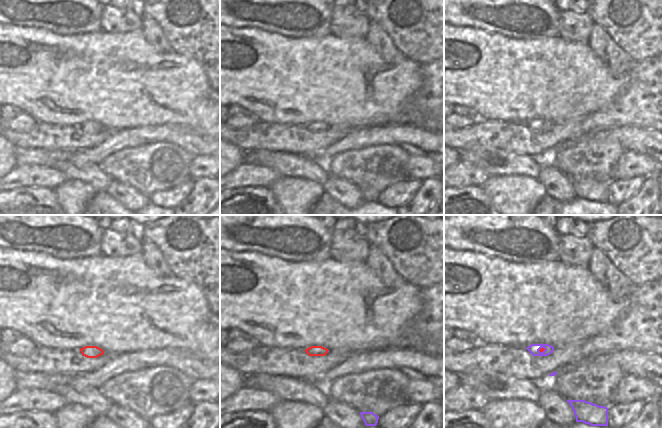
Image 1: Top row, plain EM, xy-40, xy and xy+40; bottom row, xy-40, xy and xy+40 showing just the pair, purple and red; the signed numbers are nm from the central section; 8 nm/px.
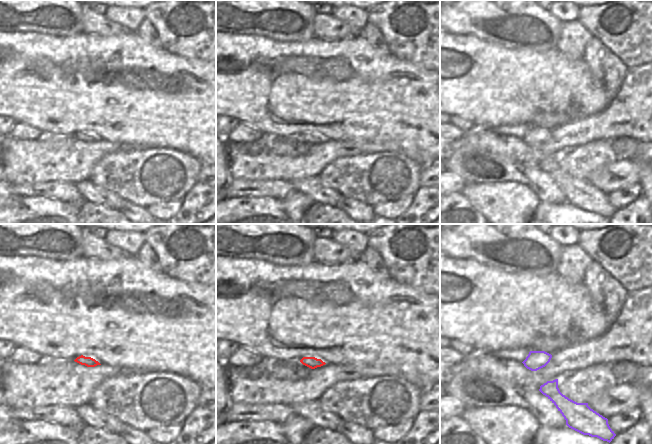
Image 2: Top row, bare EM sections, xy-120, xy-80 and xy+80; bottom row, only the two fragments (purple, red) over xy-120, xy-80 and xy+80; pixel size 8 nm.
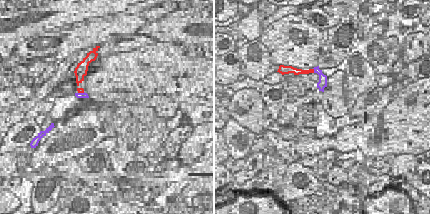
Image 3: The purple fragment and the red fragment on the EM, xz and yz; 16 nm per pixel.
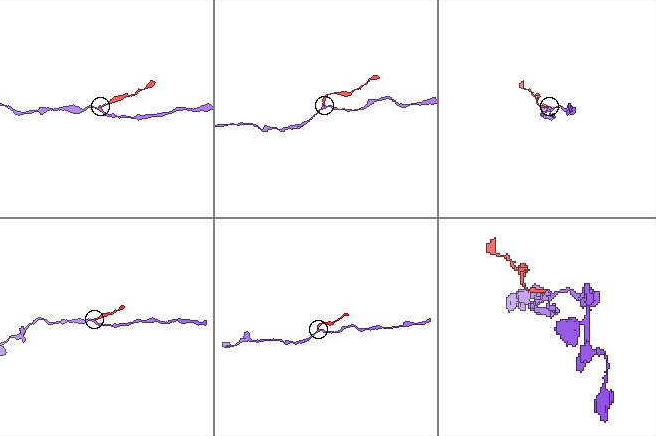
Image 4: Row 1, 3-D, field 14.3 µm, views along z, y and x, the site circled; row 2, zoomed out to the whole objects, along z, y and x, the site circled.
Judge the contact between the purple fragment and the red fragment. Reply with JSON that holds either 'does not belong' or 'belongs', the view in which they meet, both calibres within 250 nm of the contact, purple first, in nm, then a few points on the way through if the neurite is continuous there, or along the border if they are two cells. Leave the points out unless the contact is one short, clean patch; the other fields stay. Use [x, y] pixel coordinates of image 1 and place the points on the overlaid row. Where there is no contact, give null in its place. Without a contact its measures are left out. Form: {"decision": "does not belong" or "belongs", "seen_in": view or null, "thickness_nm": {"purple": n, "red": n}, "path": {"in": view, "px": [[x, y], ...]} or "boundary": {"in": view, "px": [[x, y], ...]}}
{"decision": "belongs", "seen_in": "xy+40", "thickness_nm": {"purple": 80, "red": 30}, "path": {"in": "xy+40", "px": [[534, 349], [541, 347], [542, 349]]}}

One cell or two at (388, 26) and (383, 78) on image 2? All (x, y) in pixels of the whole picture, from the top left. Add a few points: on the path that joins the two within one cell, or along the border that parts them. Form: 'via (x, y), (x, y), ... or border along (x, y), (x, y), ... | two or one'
border along (388, 50), (395, 56), (409, 62) | two

